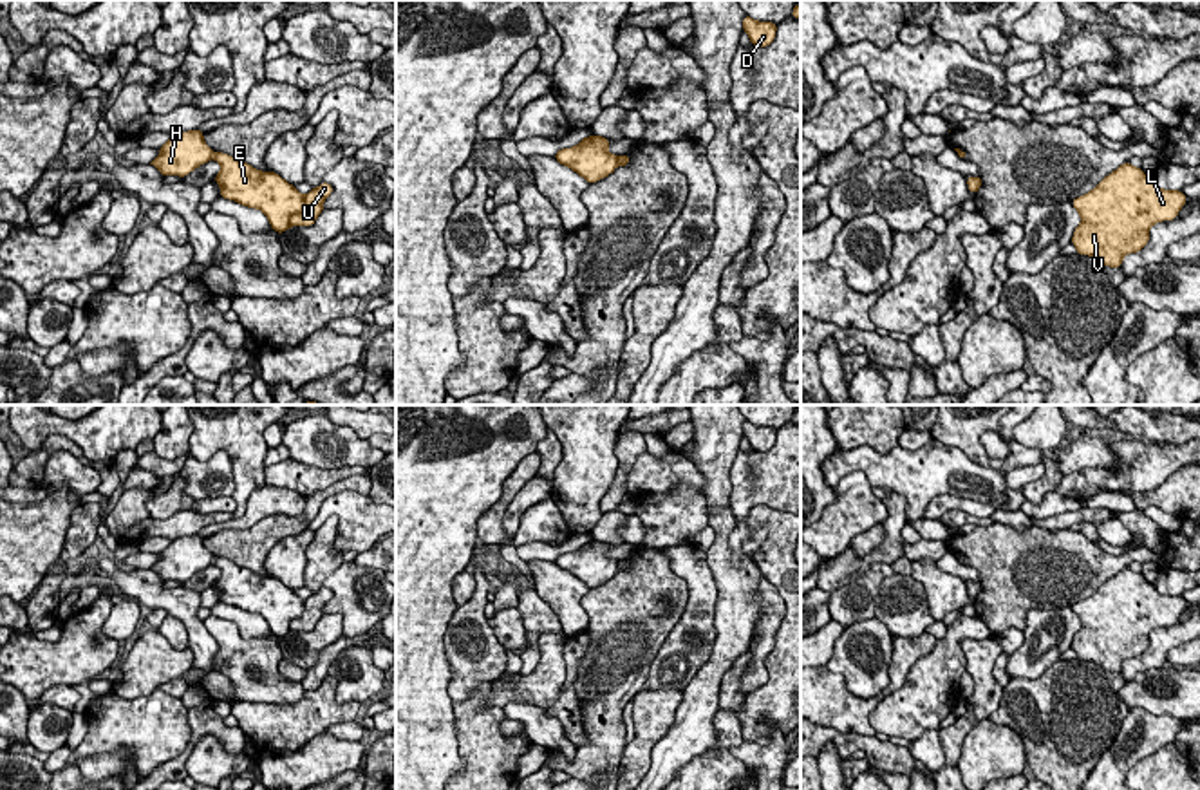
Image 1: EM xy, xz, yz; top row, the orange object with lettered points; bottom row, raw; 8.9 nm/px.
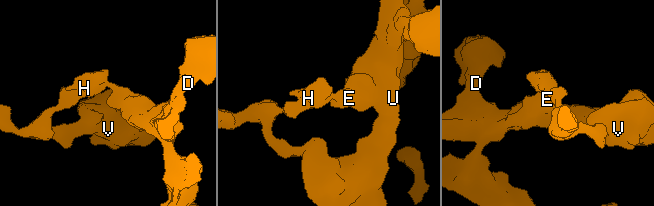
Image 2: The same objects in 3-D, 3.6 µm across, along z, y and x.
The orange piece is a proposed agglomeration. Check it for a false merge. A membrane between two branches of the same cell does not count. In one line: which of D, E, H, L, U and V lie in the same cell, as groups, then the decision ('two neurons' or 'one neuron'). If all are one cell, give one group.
groups D H L U V / E; two neurons

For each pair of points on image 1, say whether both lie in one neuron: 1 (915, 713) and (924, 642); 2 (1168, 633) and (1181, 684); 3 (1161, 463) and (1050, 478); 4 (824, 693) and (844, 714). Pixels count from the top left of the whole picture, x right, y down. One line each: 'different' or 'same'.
1: different
2: different
3: different
4: same

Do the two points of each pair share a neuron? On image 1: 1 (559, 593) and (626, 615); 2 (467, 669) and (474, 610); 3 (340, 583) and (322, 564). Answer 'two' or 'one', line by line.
1: two
2: one
3: two

